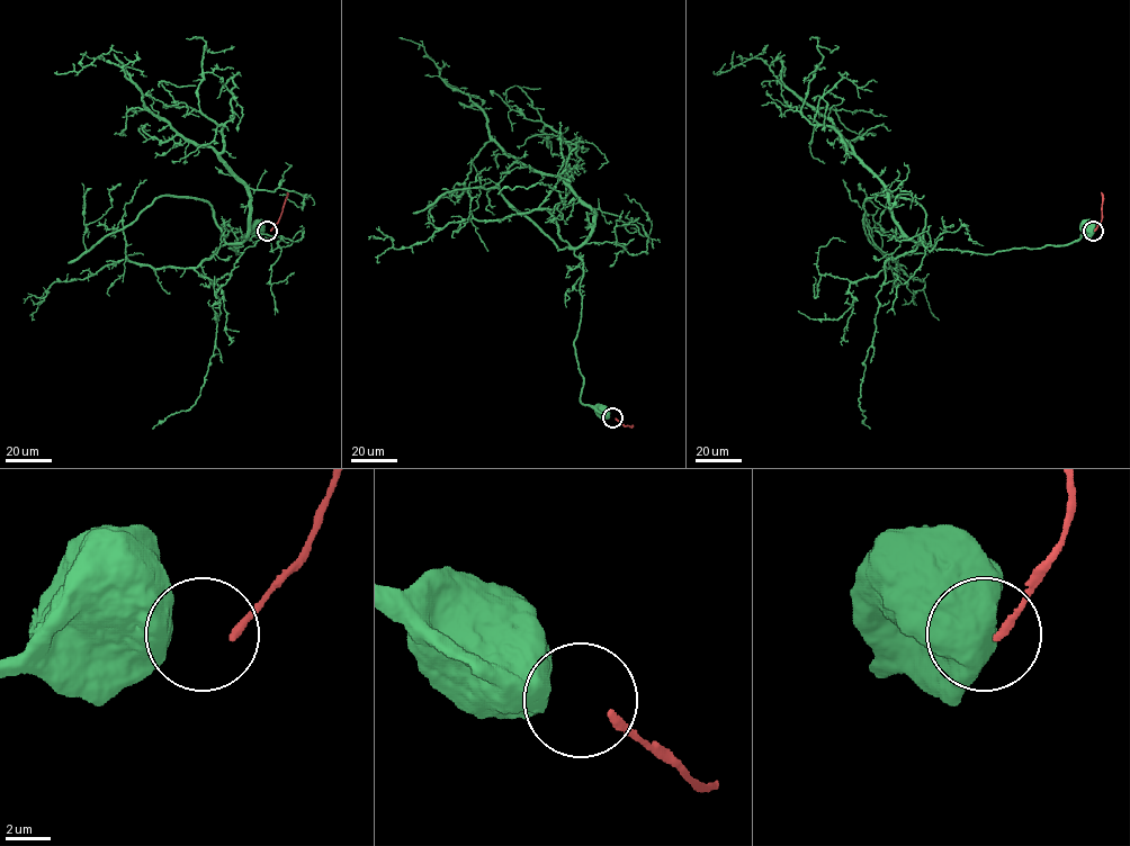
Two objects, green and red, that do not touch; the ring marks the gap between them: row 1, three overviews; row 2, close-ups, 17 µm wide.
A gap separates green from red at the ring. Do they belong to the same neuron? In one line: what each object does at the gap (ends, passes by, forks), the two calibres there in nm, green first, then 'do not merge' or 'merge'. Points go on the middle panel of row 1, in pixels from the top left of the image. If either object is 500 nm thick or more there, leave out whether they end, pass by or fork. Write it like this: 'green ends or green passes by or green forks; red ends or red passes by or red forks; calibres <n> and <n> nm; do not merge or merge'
calibres 1000 and 360 nm; do not merge

